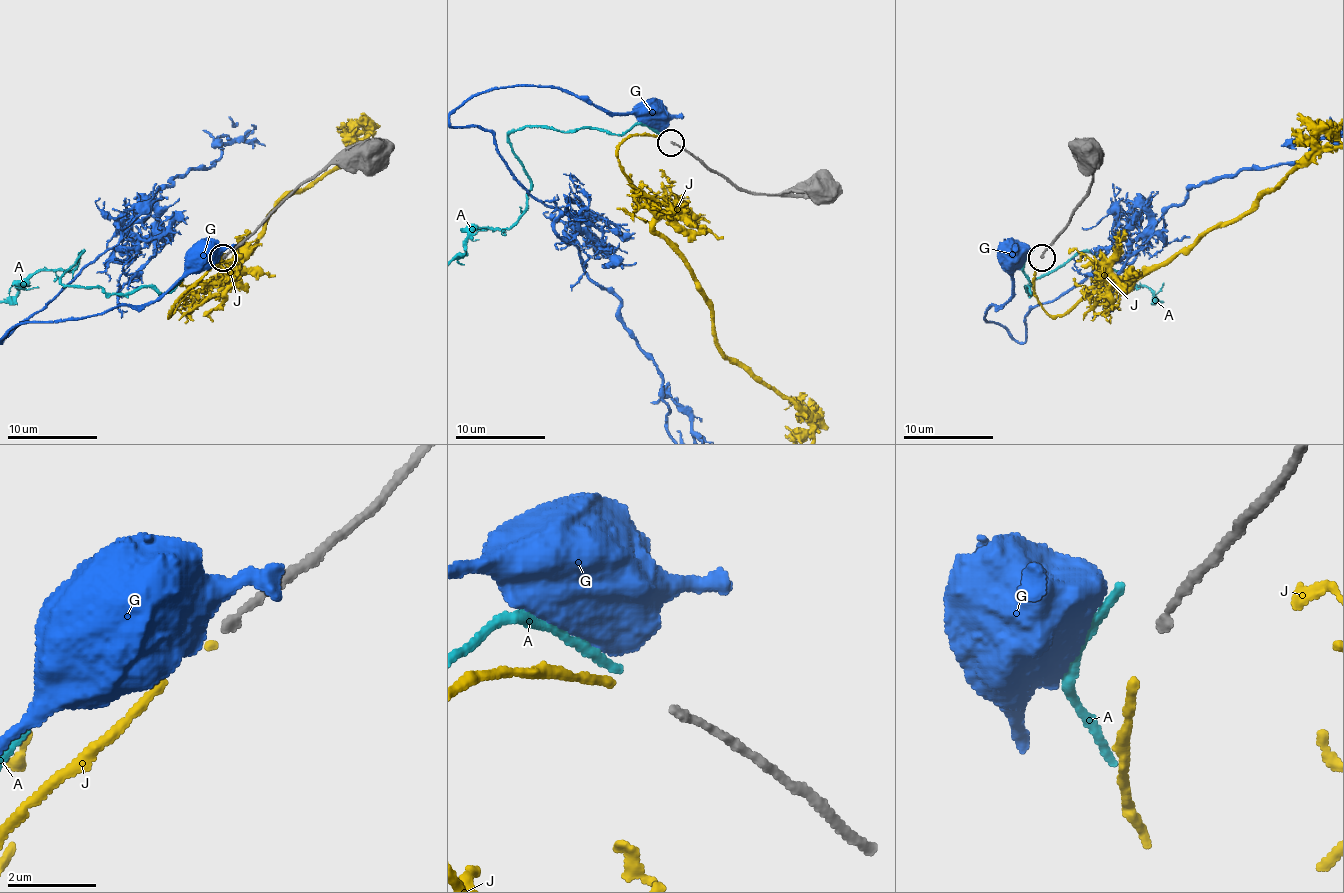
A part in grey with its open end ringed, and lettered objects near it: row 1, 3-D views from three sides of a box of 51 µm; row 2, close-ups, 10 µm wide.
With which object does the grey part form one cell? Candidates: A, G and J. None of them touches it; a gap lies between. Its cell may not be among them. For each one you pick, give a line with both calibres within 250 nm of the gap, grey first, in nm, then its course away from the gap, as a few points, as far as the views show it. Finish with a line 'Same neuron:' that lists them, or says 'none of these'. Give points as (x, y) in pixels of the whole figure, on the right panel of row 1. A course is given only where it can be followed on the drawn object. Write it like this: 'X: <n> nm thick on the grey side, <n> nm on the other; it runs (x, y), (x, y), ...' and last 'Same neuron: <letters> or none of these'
J: 180 nm thick on the grey side, 190 nm on the other
Same neuron: J

